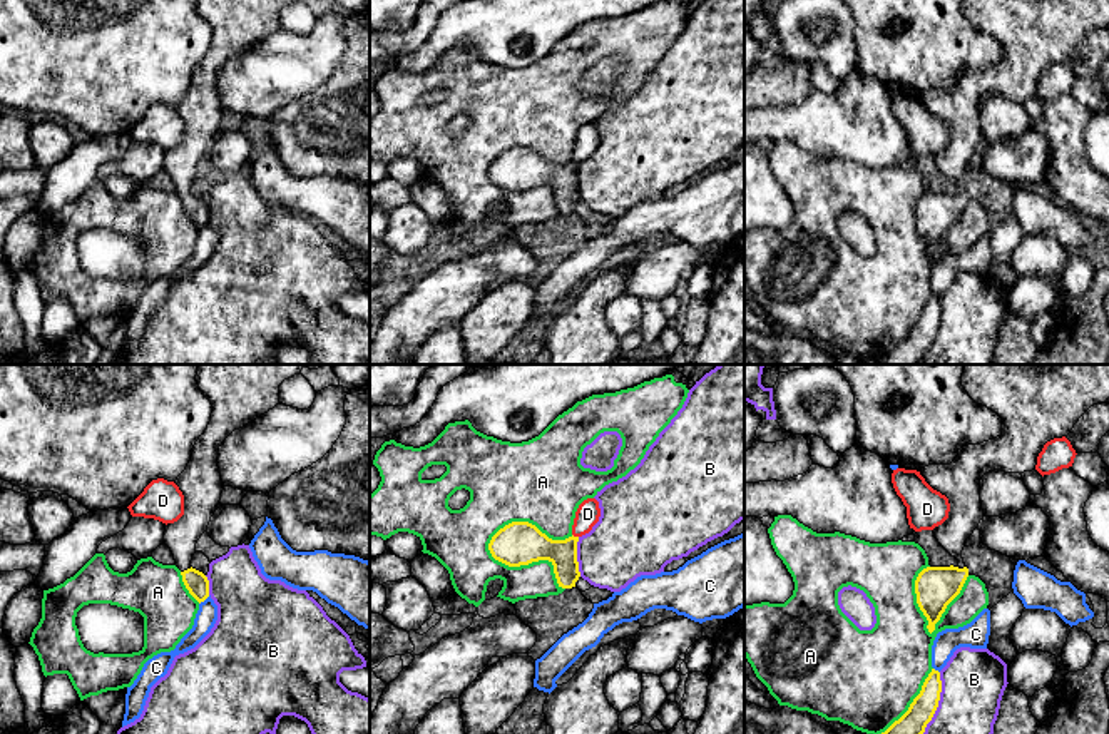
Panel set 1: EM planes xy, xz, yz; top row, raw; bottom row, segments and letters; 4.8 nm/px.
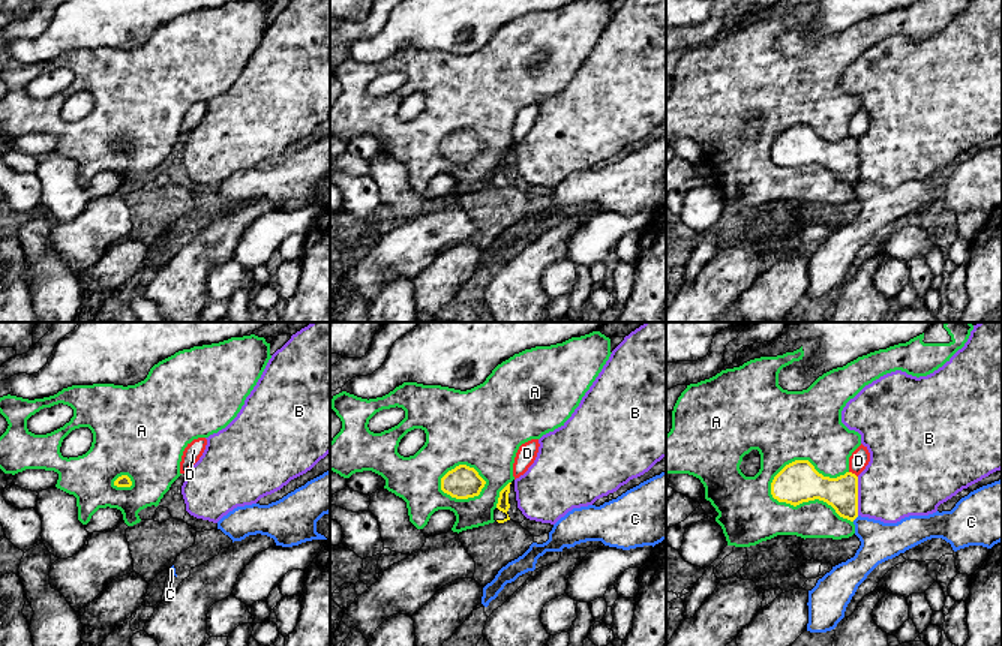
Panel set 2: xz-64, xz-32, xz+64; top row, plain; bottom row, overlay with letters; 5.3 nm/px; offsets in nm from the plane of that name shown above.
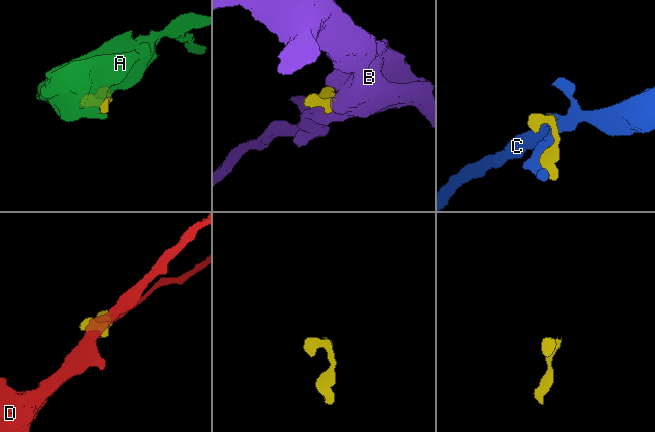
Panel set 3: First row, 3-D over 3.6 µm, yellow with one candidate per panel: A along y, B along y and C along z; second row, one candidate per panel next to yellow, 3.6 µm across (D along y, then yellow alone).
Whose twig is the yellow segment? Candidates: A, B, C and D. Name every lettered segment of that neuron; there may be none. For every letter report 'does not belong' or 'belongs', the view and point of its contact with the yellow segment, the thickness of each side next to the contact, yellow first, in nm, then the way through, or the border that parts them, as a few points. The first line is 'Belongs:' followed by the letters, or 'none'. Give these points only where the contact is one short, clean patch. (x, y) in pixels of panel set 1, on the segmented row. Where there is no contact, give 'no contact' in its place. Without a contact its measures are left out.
Belongs: none
A: does not belong; contact xz (526, 564); calibres 220 and 200 nm
B: does not belong; contact yz (937, 703); calibres 120 and 300 nm
C: does not belong; contact xy (204, 599); calibres 110 and 100 nm
D: does not belong; contact xz (576, 537); calibres 190 and 120 nm

